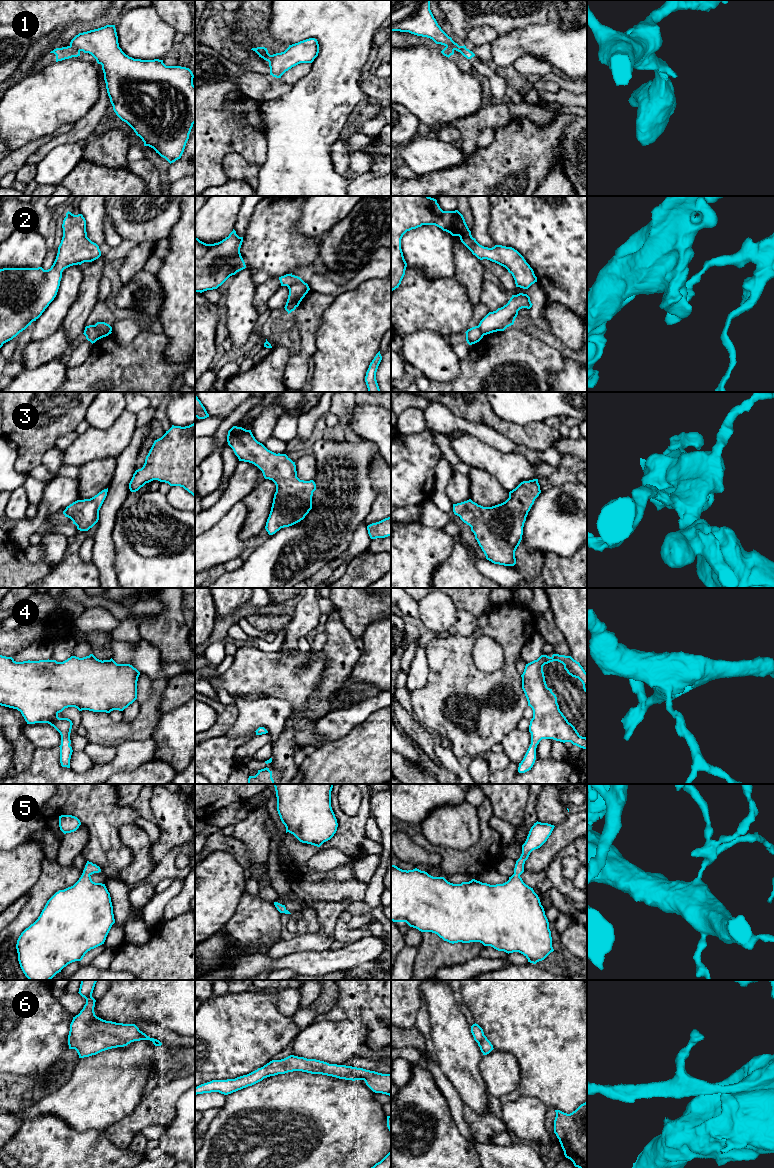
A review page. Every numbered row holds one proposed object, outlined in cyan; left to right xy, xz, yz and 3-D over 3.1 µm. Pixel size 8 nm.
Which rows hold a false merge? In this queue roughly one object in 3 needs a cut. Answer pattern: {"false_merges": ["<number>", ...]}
{"false_merges": ["1", "2"]}

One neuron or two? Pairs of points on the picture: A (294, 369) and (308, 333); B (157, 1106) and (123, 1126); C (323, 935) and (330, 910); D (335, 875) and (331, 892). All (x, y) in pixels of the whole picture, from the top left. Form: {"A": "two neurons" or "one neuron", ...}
{"A": "one neuron", "B": "one neuron", "C": "one neuron", "D": "two neurons"}

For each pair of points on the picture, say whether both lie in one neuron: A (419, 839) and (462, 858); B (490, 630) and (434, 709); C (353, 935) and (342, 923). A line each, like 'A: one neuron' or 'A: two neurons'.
A: one neuron
B: one neuron
C: one neuron

